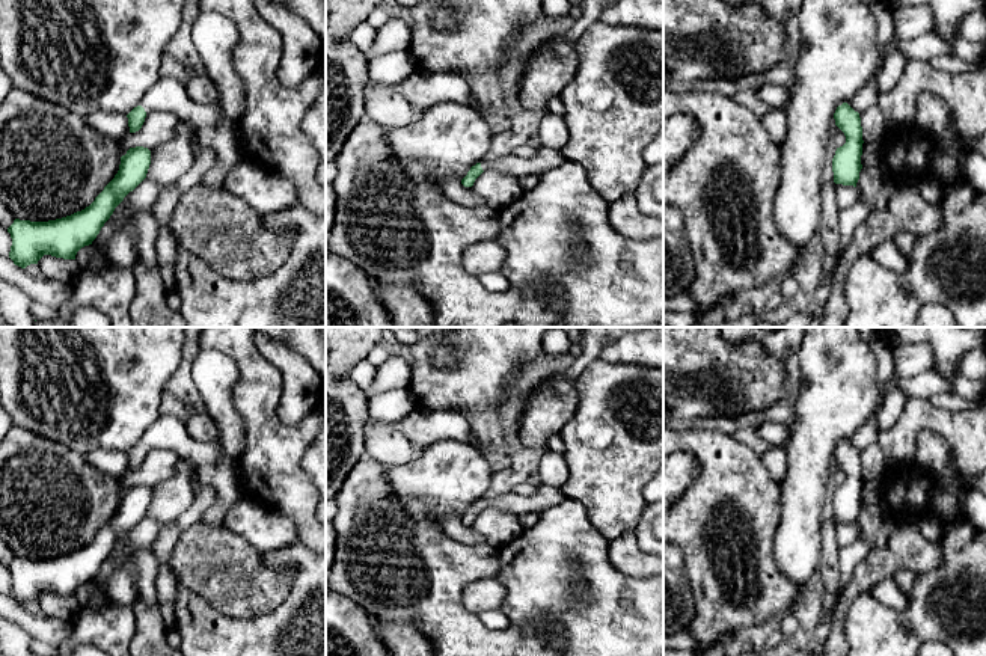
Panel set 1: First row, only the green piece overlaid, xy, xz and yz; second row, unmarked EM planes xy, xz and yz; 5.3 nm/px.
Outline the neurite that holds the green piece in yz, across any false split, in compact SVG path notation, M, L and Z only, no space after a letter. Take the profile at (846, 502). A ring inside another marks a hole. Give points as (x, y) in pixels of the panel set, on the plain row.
M843 440L837 445L834 457L835 463L846 474L846 481L837 486L832 496L834 520L856 525L862 507L861 493L864 478L861 455L847 440Z

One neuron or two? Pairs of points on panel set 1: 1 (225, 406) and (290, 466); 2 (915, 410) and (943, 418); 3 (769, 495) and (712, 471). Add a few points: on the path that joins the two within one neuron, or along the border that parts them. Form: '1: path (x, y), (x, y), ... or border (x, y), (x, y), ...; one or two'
1: border (234, 388), (232, 406), (243, 423), (240, 457); two
2: path (921, 415), (937, 418); one
3: path (756, 495), (741, 495), (725, 480); one

